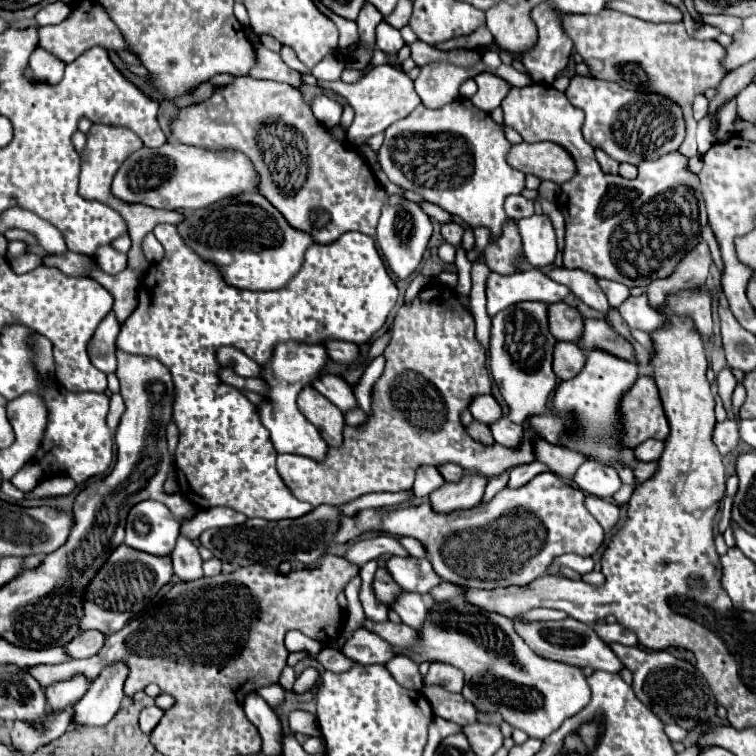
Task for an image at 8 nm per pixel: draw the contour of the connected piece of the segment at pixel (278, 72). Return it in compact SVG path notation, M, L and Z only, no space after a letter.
M260 46L256 48L256 54L258 54L258 64L256 68L250 70L250 76L256 76L256 78L266 78L266 80L276 80L276 82L286 82L290 86L298 86L302 80L300 80L300 74L292 68L288 68L280 54Z

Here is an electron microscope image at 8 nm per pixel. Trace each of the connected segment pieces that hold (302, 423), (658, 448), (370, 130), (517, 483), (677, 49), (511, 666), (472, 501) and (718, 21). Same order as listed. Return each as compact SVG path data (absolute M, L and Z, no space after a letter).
M282 344L280 348L276 348L276 356L272 356L272 364L264 366L262 378L270 384L270 396L268 396L270 400L266 400L266 404L262 404L258 410L262 424L268 428L272 436L272 444L276 452L306 456L306 458L312 458L314 462L326 460L326 454L328 454L326 442L296 406L298 392L304 386L312 384L322 374L322 370L326 368L326 362L328 362L326 346L314 344L312 348L308 348L308 344Z
M646 440L642 442L640 446L636 446L636 458L642 460L642 462L652 462L652 460L658 460L660 454L664 450L664 442L662 440Z
M384 64L384 66L374 66L372 70L368 70L364 74L362 80L354 82L354 84L346 84L342 80L338 82L332 82L332 84L324 84L326 88L332 88L334 92L342 94L348 104L354 108L356 116L354 116L354 122L352 126L348 128L346 136L348 136L348 142L354 144L354 146L360 146L364 144L368 138L372 138L374 134L380 134L384 132L384 128L388 128L390 124L406 118L418 104L420 104L420 96L416 96L416 90L414 90L414 84L412 84L412 78L400 70L400 68L394 68L390 64Z
M532 462L532 464L516 466L516 468L510 470L510 478L508 478L506 488L520 488L520 486L530 482L540 472L548 472L548 466L542 464L542 462Z
M610 8L600 14L562 14L562 28L594 78L618 82L626 90L660 94L678 104L686 120L686 140L678 150L688 158L698 154L696 120L692 116L694 98L708 88L718 88L716 84L728 74L722 66L726 50L716 40L692 40L682 22L654 24Z
M456 596L438 606L430 606L430 620L420 630L420 644L416 650L406 650L406 656L416 662L438 660L456 666L464 672L464 688L460 694L468 702L472 702L478 712L498 712L502 720L508 722L512 728L524 730L530 738L538 740L550 736L566 718L578 714L590 700L590 688L580 668L540 658L514 632L510 618L476 608L468 604L462 596Z
M464 472L464 480L460 484L444 484L430 496L430 504L434 512L456 512L468 510L476 506L484 494L488 478L472 476L472 472Z
M709 14L702 15L702 17L706 23L720 28L721 32L727 35L733 35L735 32L739 31L743 23L742 19L739 17L724 14Z

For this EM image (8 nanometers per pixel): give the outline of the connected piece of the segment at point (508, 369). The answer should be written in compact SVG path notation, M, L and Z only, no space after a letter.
M518 302L504 308L492 318L490 340L490 374L498 384L514 424L522 424L528 414L544 414L548 398L556 388L556 374L552 370L556 338L548 328L548 304L544 302Z

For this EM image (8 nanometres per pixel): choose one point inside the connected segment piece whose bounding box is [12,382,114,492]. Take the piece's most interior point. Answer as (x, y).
(78, 443)

